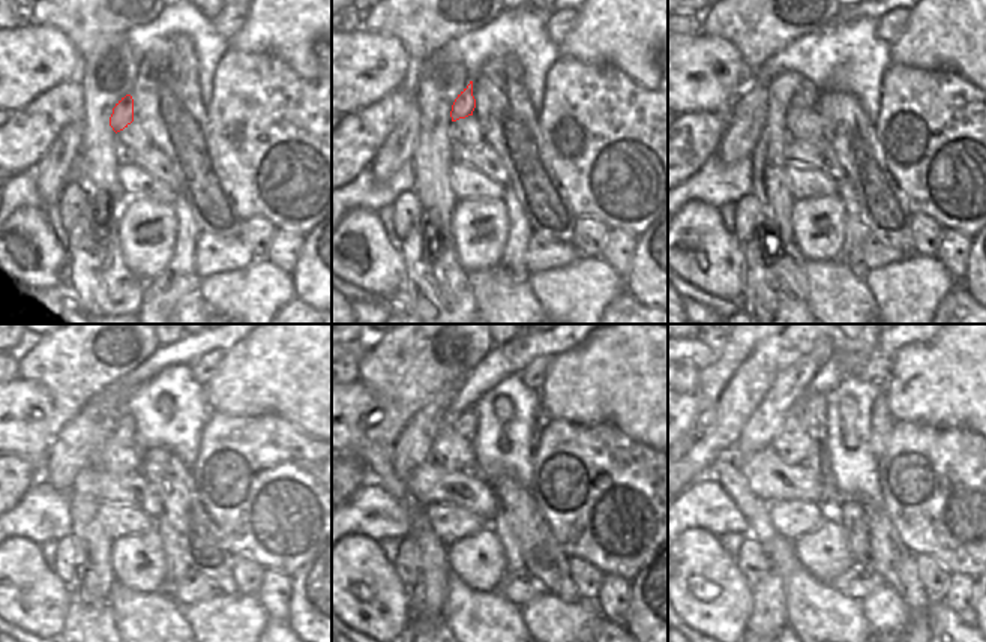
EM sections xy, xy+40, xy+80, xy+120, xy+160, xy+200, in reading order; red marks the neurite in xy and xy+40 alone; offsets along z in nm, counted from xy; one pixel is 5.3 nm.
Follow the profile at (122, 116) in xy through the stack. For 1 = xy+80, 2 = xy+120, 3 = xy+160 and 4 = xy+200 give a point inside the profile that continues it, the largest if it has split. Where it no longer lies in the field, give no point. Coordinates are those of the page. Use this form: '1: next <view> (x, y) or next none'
1: next xy+80 (806, 96)
2: next xy+120 (125, 431)
3: next xy+160 (464, 425)
4: next xy+200 (812, 410)

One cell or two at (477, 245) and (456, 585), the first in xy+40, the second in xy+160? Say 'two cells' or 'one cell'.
two cells

